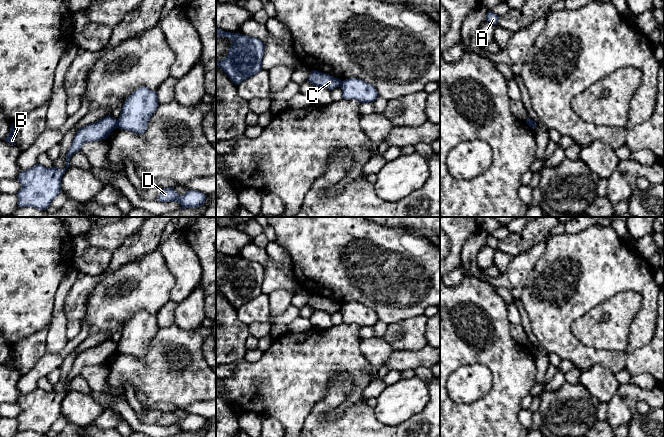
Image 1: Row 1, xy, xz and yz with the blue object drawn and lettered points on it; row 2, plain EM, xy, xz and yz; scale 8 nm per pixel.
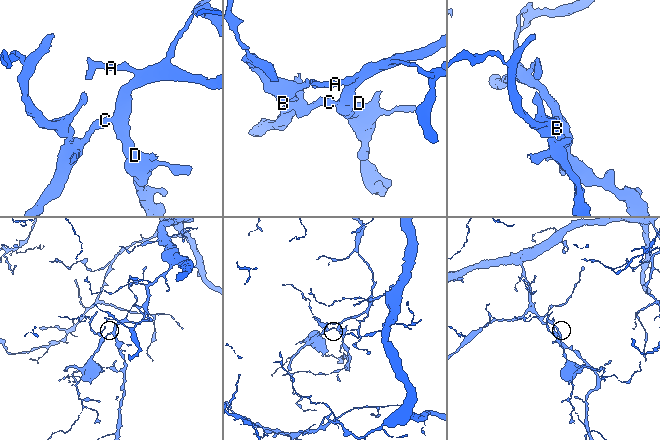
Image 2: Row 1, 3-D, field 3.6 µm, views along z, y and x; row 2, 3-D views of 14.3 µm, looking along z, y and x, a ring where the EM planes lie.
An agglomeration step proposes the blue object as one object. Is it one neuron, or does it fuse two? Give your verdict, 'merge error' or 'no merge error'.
merge error

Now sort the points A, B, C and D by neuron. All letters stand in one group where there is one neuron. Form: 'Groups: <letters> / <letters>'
Groups: A D / B C

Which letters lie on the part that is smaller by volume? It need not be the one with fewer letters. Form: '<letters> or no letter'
B, C

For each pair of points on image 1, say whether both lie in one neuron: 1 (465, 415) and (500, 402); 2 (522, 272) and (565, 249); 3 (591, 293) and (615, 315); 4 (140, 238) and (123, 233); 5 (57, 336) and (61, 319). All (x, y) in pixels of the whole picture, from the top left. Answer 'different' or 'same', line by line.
1: same
2: different
3: different
4: different
5: same

